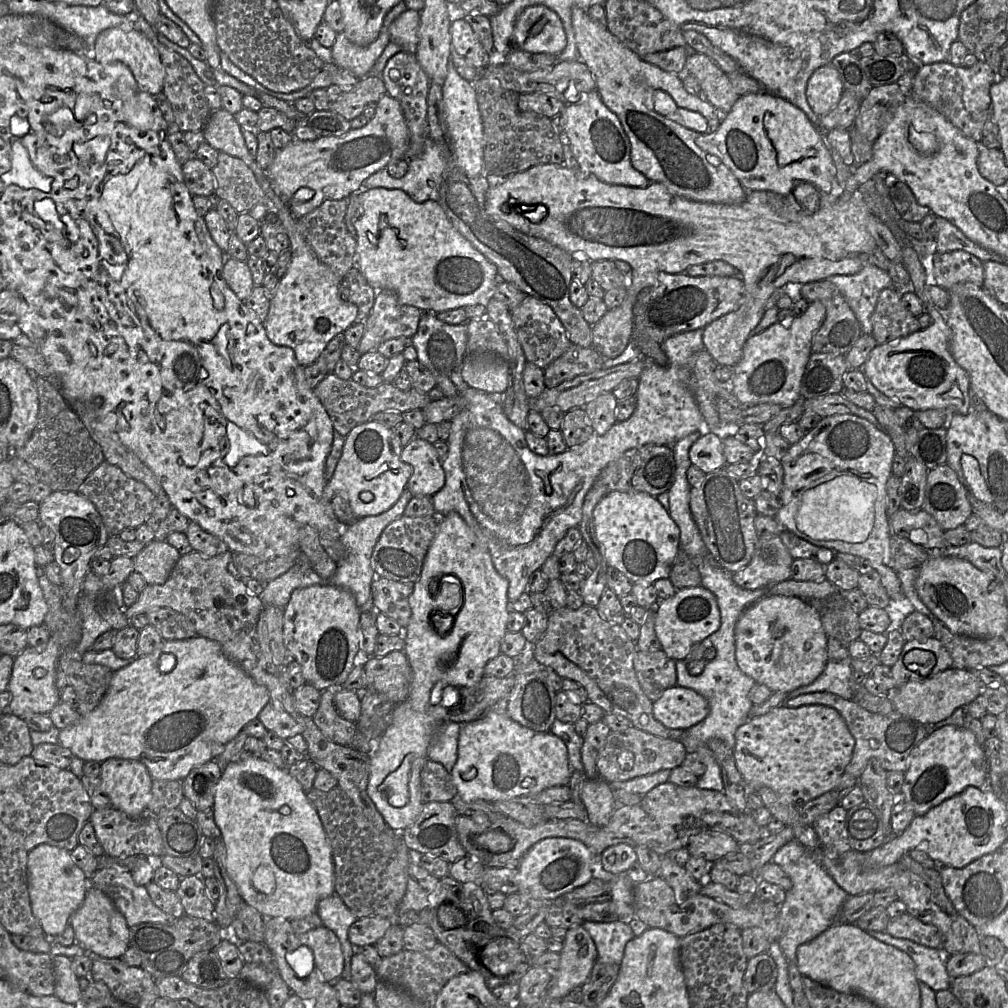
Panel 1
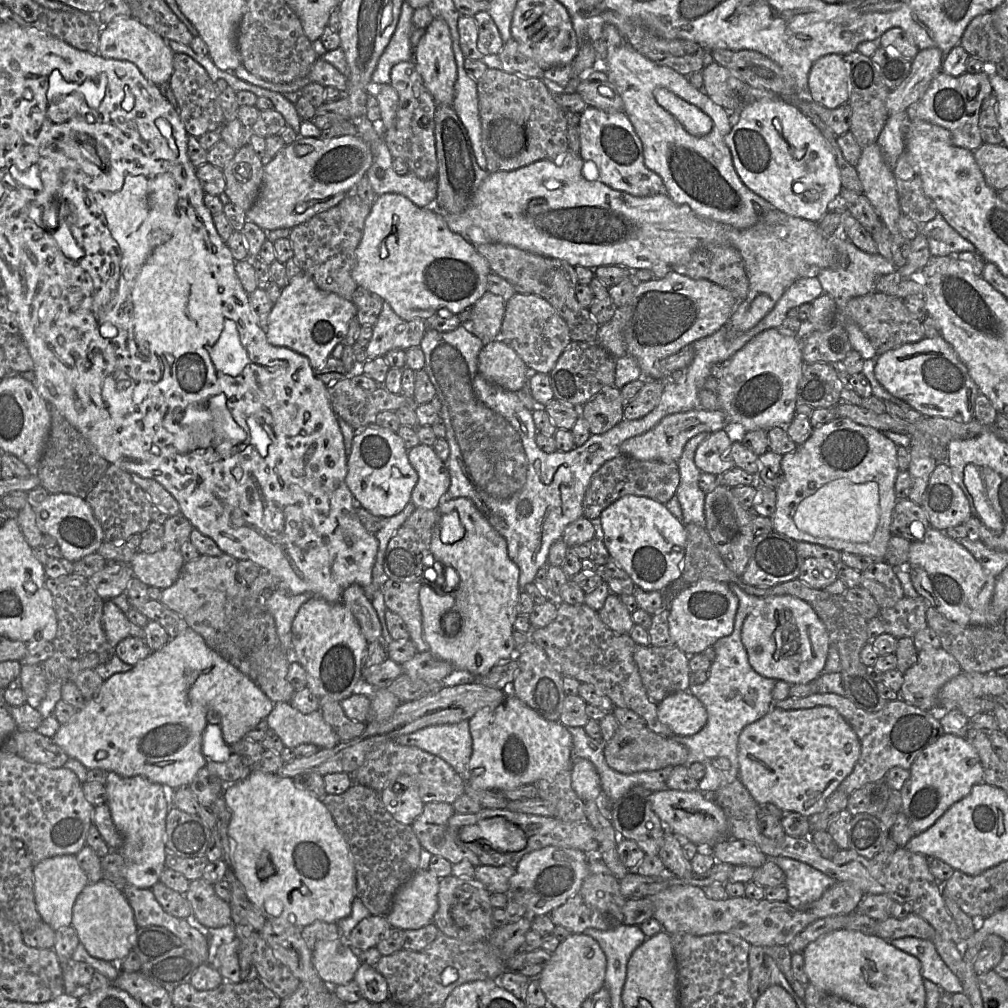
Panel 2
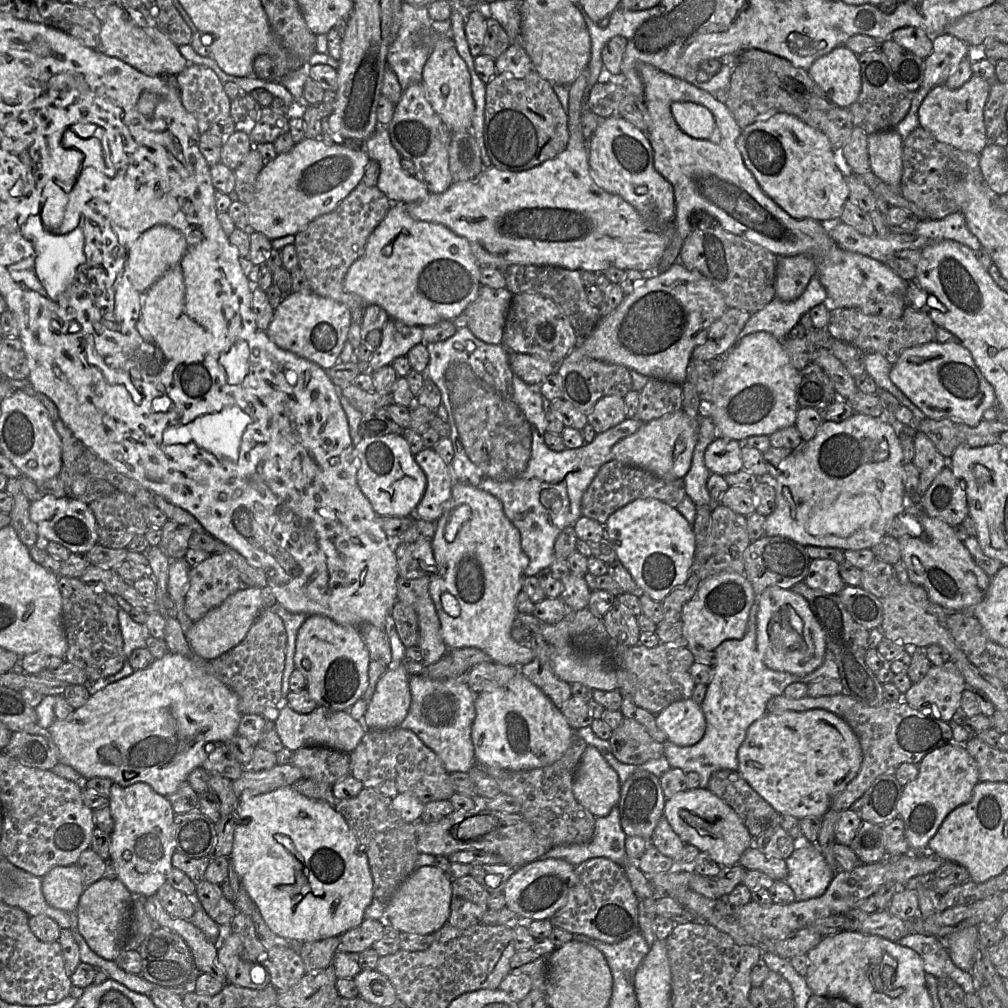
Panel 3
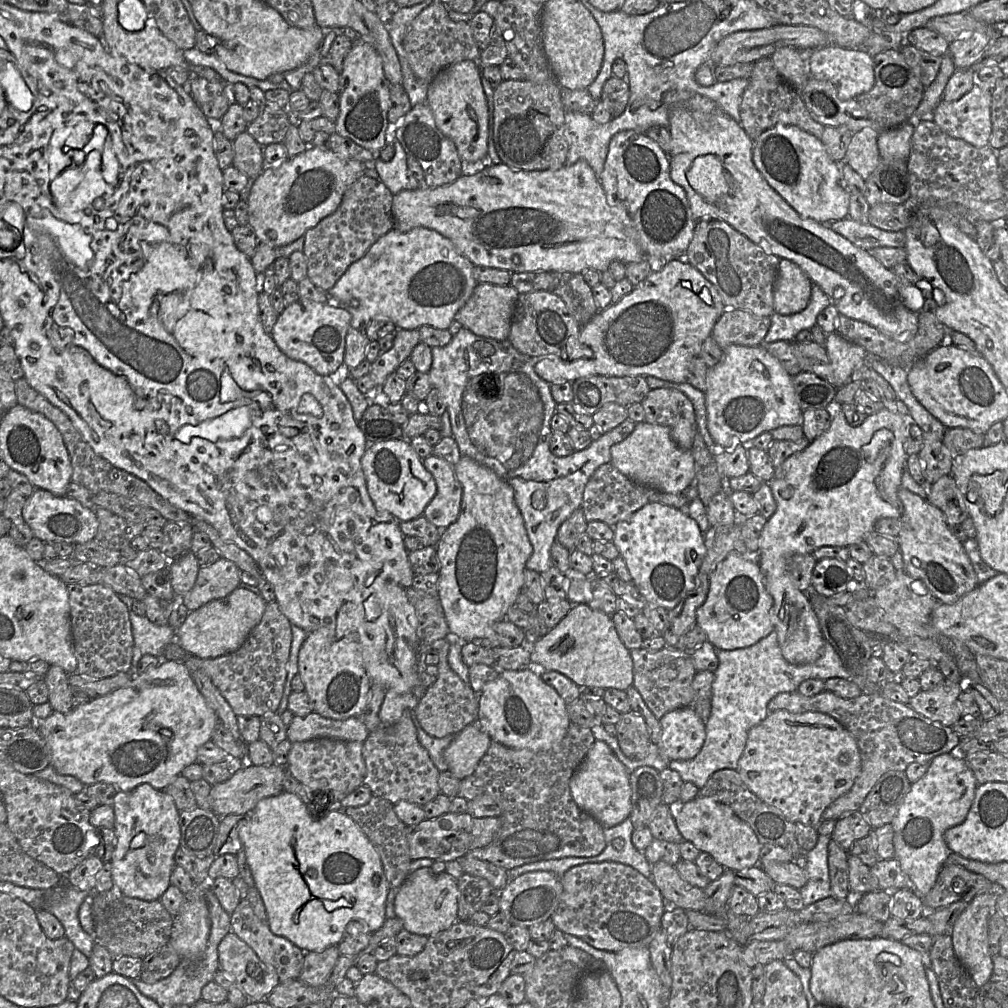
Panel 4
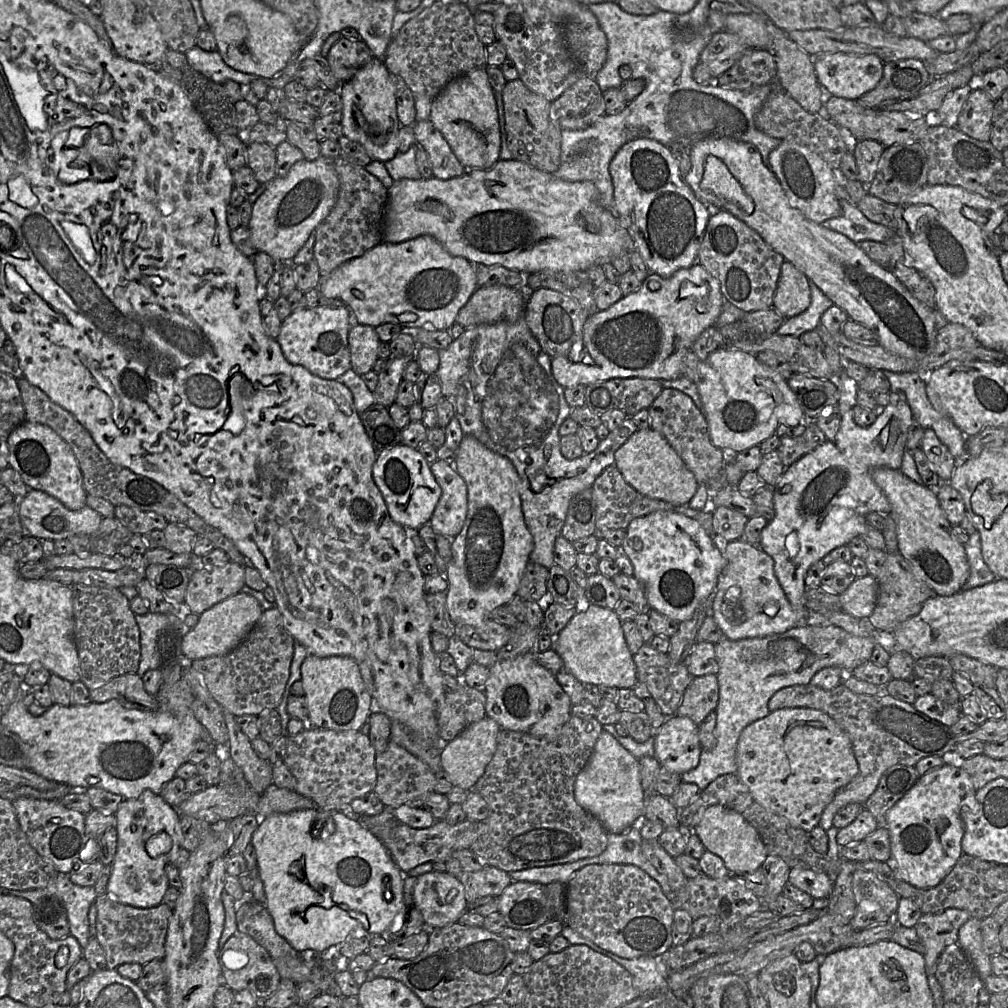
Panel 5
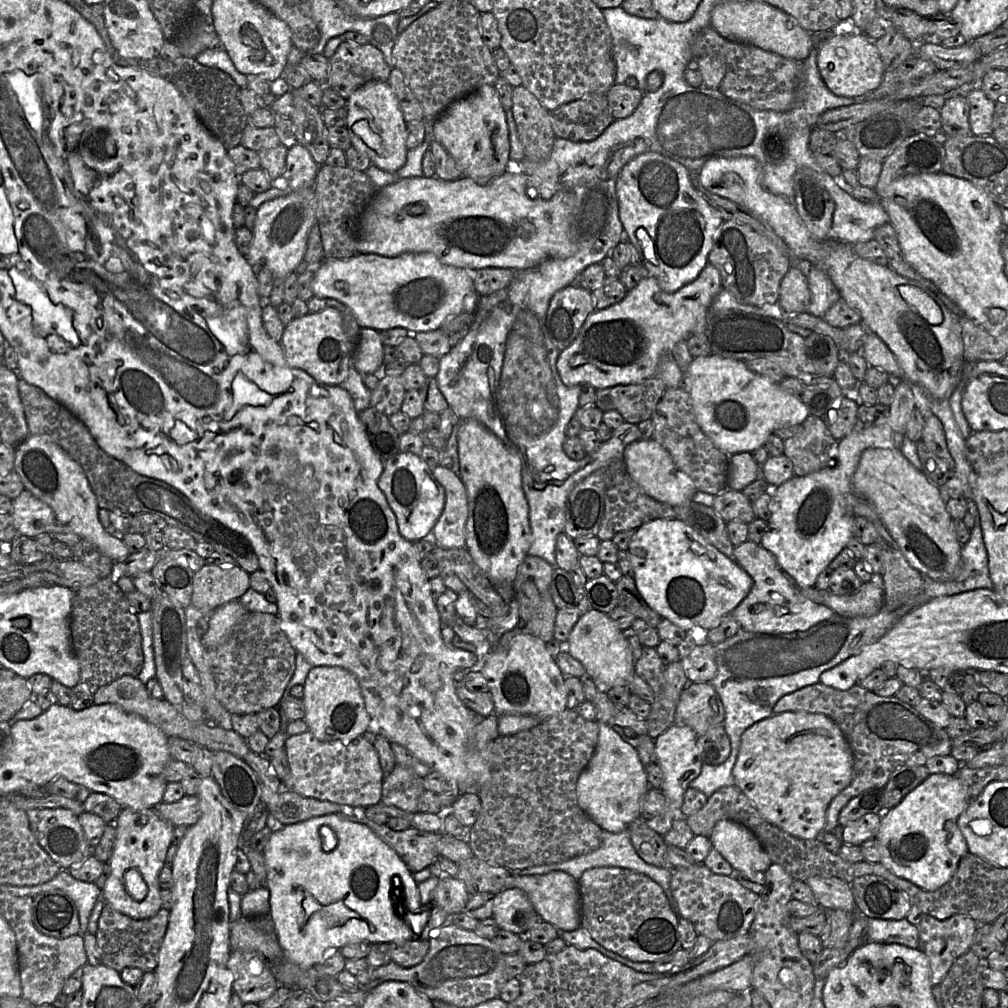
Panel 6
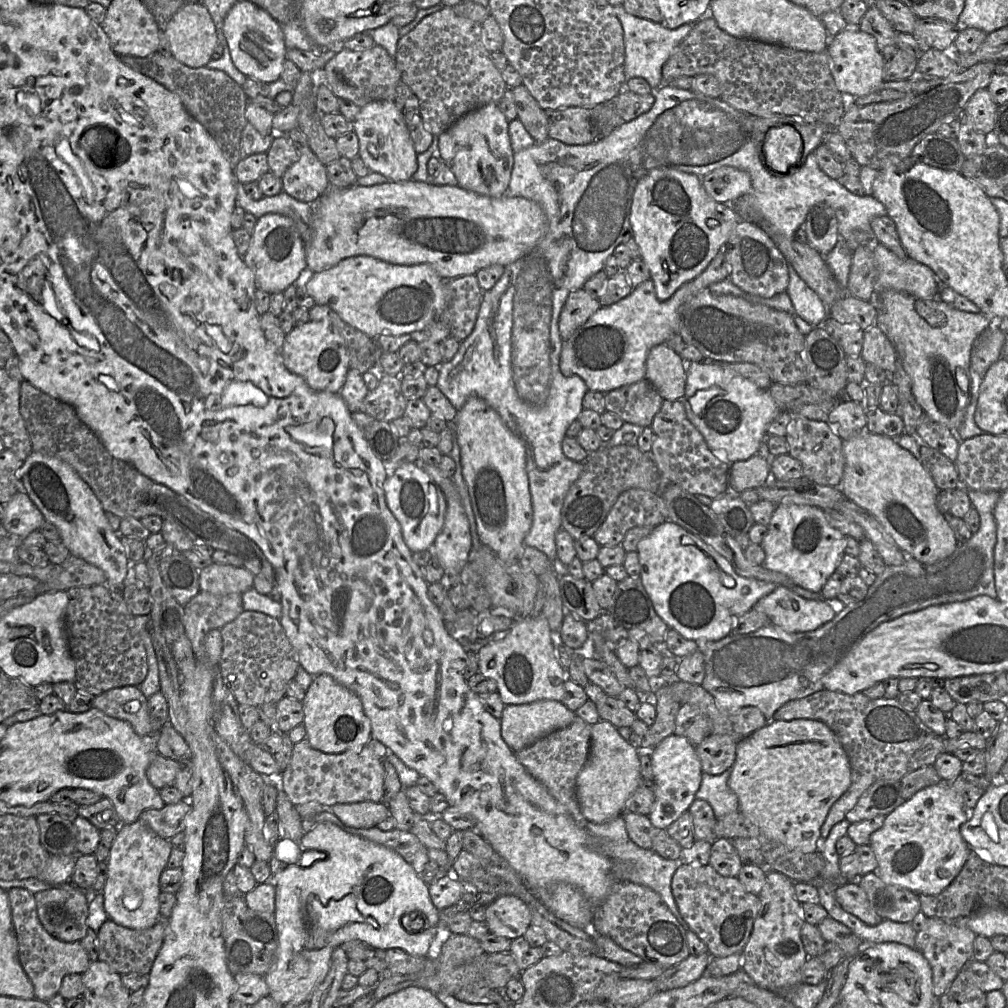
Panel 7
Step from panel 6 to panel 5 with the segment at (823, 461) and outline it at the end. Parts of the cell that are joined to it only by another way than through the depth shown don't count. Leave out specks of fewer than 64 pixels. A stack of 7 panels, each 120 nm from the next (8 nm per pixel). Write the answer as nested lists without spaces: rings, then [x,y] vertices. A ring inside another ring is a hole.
[[[811,419],[802,435],[781,437],[780,445],[776,451],[779,453],[783,465],[787,468],[826,441],[825,434]]]

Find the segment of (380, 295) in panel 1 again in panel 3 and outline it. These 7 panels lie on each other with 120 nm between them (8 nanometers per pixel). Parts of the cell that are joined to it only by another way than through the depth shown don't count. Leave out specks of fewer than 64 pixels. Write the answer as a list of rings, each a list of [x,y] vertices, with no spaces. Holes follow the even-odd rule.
[[[389,318],[381,331],[381,344],[374,350],[373,356],[369,361],[370,371],[365,374],[372,374],[373,371],[384,366],[391,365],[400,356],[407,356],[409,350],[417,344],[423,343],[423,327],[407,326],[403,322]]]

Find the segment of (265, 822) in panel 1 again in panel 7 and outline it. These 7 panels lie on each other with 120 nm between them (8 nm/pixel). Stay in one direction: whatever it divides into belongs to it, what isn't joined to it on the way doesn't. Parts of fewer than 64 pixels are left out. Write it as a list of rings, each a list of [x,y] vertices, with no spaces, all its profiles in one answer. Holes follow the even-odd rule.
[[[321,822],[313,825],[303,834],[298,846],[302,851],[302,854],[300,855],[301,857],[299,859],[299,865],[297,863],[287,865],[275,874],[276,896],[274,917],[278,931],[277,958],[264,978],[269,988],[269,996],[271,996],[276,1002],[285,1005],[290,1002],[301,1003],[303,1001],[309,1000],[314,989],[324,980],[329,971],[330,959],[333,950],[350,940],[358,939],[364,941],[376,949],[388,950],[392,948],[400,948],[412,956],[427,956],[430,945],[438,931],[440,911],[431,901],[428,890],[429,885],[421,880],[420,876],[416,874],[411,865],[409,865],[398,853],[359,835],[345,832],[339,826],[330,822]],[[405,915],[408,916],[407,922],[415,921],[419,925],[422,918],[422,930],[417,933],[406,930],[402,925],[402,918]]]

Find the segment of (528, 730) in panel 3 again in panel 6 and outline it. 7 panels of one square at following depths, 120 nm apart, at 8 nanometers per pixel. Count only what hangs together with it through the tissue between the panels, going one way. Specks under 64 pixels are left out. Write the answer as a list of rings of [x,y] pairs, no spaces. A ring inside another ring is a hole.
[[[530,634],[516,635],[504,649],[492,649],[479,657],[471,671],[480,671],[488,682],[497,715],[534,715],[542,721],[567,708],[564,675],[546,648],[546,643]]]

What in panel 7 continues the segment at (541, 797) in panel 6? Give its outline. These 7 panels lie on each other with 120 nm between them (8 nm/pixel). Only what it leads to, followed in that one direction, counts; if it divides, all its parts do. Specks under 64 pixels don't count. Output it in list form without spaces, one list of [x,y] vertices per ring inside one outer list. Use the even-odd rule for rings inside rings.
[[[579,716],[567,727],[555,730],[533,744],[515,752],[518,761],[527,772],[546,787],[549,793],[573,816],[578,825],[587,826],[576,799],[577,776],[584,767],[590,752],[591,727]]]

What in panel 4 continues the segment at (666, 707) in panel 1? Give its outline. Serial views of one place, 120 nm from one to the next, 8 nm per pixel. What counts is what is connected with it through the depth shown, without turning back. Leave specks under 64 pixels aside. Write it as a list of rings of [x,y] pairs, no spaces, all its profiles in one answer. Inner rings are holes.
[[[690,707],[670,711],[659,719],[661,735],[658,748],[667,760],[690,760],[701,750],[706,729],[704,721]]]

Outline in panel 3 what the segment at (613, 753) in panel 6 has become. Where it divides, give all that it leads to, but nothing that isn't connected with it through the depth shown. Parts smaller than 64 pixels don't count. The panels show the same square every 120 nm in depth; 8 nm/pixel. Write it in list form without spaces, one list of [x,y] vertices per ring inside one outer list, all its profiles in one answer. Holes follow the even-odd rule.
[[[588,745],[573,780],[576,800],[594,817],[604,817],[618,806],[620,792],[617,772],[597,748]]]

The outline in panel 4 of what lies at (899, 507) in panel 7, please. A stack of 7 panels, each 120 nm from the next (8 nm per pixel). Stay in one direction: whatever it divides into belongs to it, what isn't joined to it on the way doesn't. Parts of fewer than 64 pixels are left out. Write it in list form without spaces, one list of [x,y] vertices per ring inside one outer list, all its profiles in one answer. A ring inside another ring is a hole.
[[[904,487],[898,490],[903,504],[898,534],[904,571],[922,581],[940,603],[953,604],[975,589],[979,583],[963,544],[954,536],[943,513],[934,505]]]

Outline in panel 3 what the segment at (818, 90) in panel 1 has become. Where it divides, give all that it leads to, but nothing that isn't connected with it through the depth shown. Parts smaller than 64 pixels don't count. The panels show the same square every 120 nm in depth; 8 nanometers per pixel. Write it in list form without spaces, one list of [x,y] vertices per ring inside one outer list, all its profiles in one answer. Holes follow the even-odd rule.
[[[846,46],[818,58],[807,72],[833,105],[849,109],[858,99],[862,86],[858,55]]]

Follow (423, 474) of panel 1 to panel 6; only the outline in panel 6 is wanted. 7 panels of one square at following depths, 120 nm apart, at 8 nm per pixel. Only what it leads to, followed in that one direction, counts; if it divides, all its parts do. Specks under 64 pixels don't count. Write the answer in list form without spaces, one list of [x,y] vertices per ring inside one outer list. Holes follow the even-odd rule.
[[[437,465],[432,473],[445,490],[445,505],[432,529],[430,539],[434,546],[464,548],[468,518],[466,487],[449,468]]]

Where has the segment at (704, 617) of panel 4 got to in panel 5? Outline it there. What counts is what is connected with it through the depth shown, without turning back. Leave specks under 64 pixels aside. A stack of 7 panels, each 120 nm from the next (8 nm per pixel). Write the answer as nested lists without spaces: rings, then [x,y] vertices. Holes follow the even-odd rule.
[[[737,540],[723,542],[721,552],[726,559],[726,566],[717,580],[712,617],[726,639],[737,641],[761,638],[809,625],[836,625],[858,637],[881,640],[884,634],[885,639],[893,638],[893,632],[881,633],[869,622],[868,617],[856,618],[843,611],[820,614],[807,608],[794,610],[775,576],[773,559],[760,547],[754,547],[744,540]]]

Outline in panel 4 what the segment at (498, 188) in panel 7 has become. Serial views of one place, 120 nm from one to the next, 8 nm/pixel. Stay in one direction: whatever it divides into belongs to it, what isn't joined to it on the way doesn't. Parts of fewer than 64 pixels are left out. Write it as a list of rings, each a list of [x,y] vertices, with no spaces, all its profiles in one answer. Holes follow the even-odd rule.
[[[463,60],[441,70],[428,85],[427,104],[436,126],[455,144],[464,163],[481,161],[488,155],[489,108],[474,61]]]

